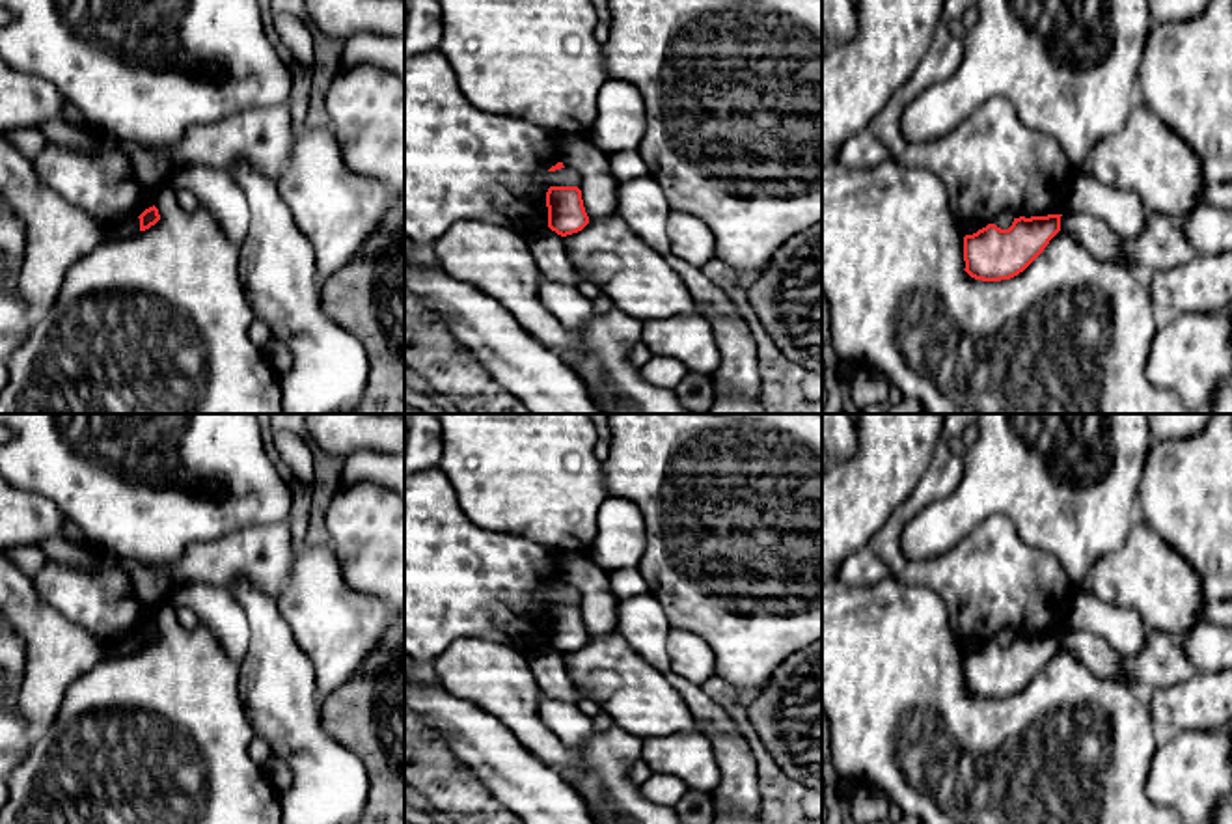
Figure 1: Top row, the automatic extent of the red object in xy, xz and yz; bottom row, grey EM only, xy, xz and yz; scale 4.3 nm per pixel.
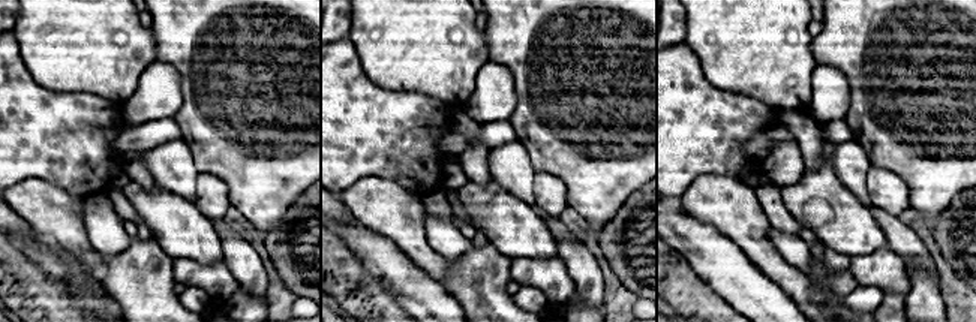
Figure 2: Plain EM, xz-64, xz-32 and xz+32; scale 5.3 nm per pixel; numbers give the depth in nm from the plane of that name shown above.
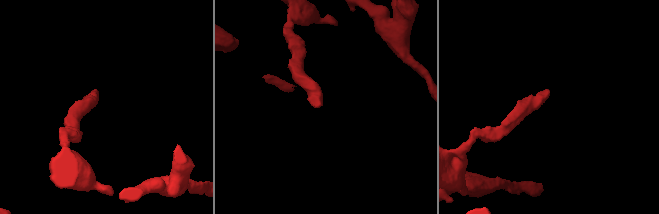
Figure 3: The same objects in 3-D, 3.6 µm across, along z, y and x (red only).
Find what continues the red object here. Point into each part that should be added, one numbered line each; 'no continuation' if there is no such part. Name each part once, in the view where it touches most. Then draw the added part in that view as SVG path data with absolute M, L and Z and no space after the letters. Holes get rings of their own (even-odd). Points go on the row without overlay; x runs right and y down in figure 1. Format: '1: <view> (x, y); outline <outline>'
no continuation

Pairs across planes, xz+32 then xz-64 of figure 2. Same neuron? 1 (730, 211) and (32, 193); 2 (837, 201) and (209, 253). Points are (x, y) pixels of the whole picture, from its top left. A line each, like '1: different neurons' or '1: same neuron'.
1: same neuron
2: same neuron

